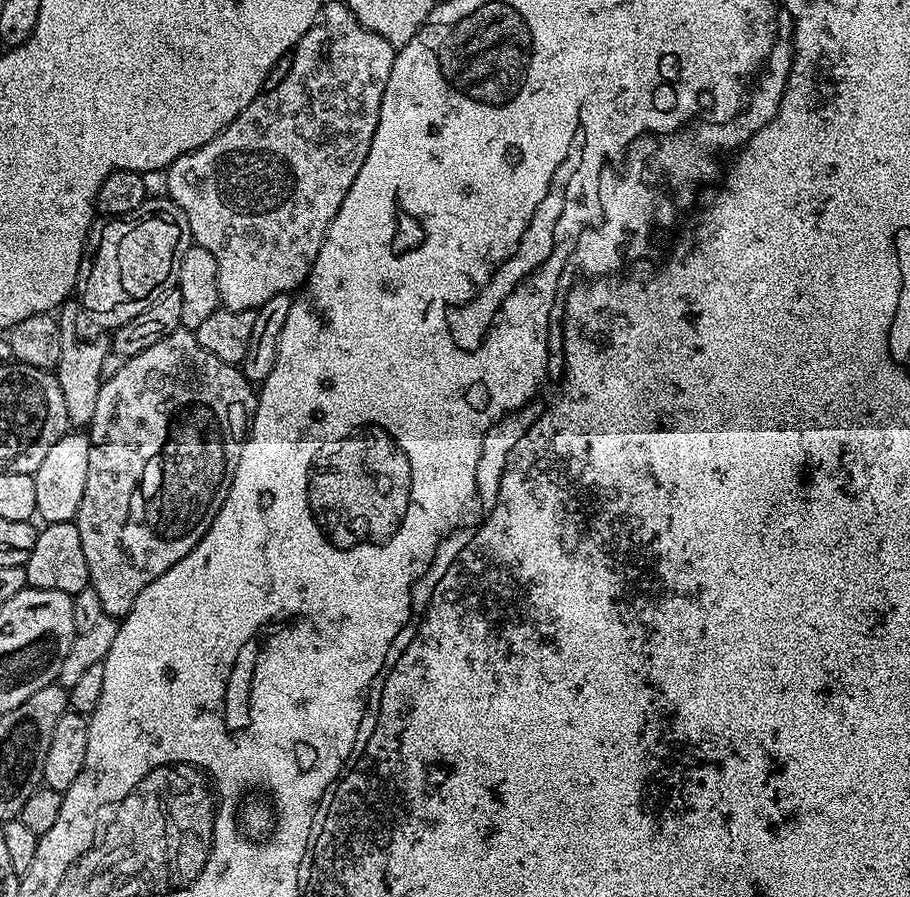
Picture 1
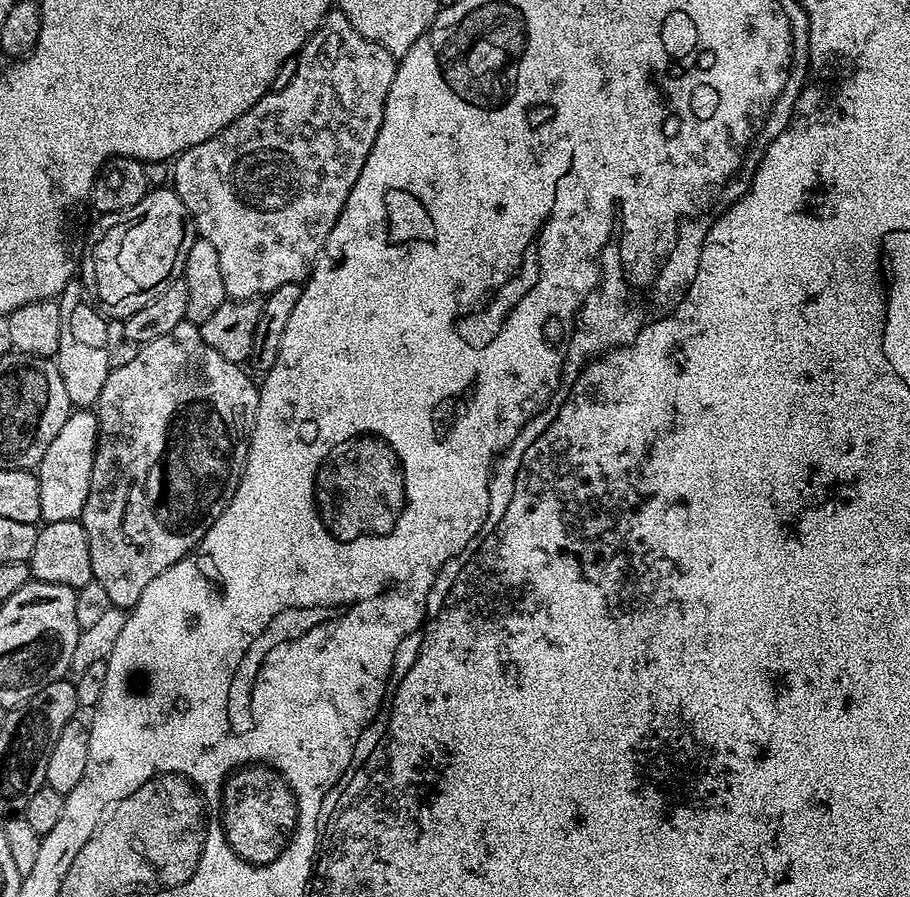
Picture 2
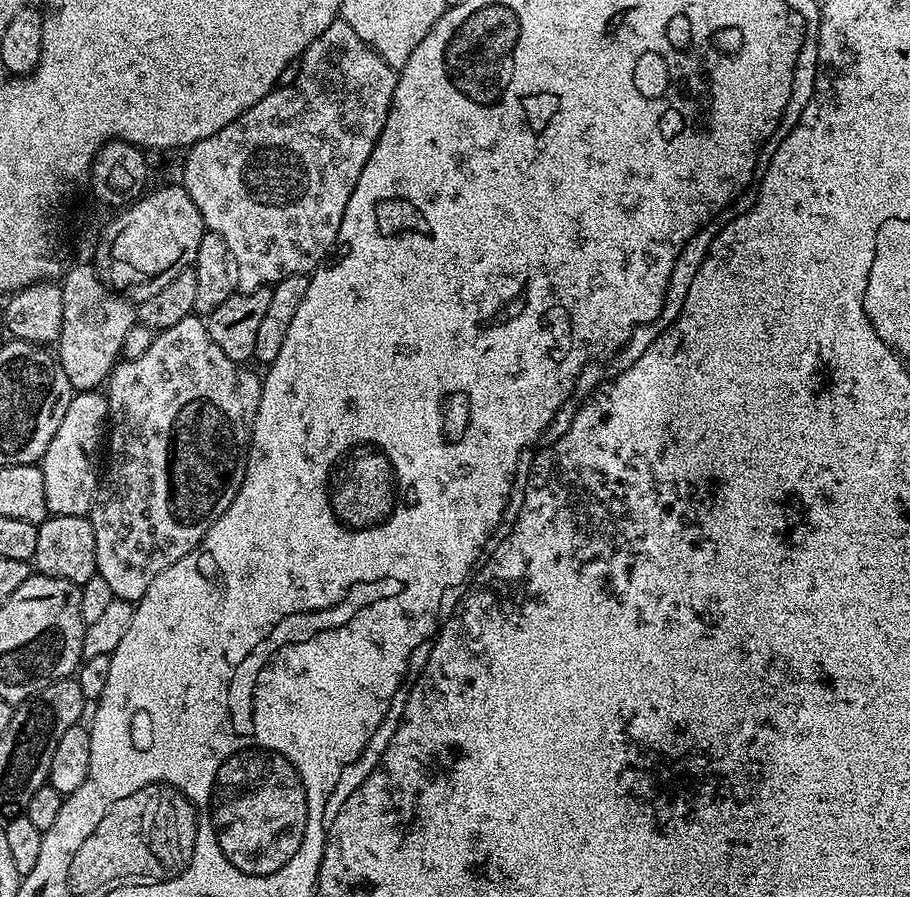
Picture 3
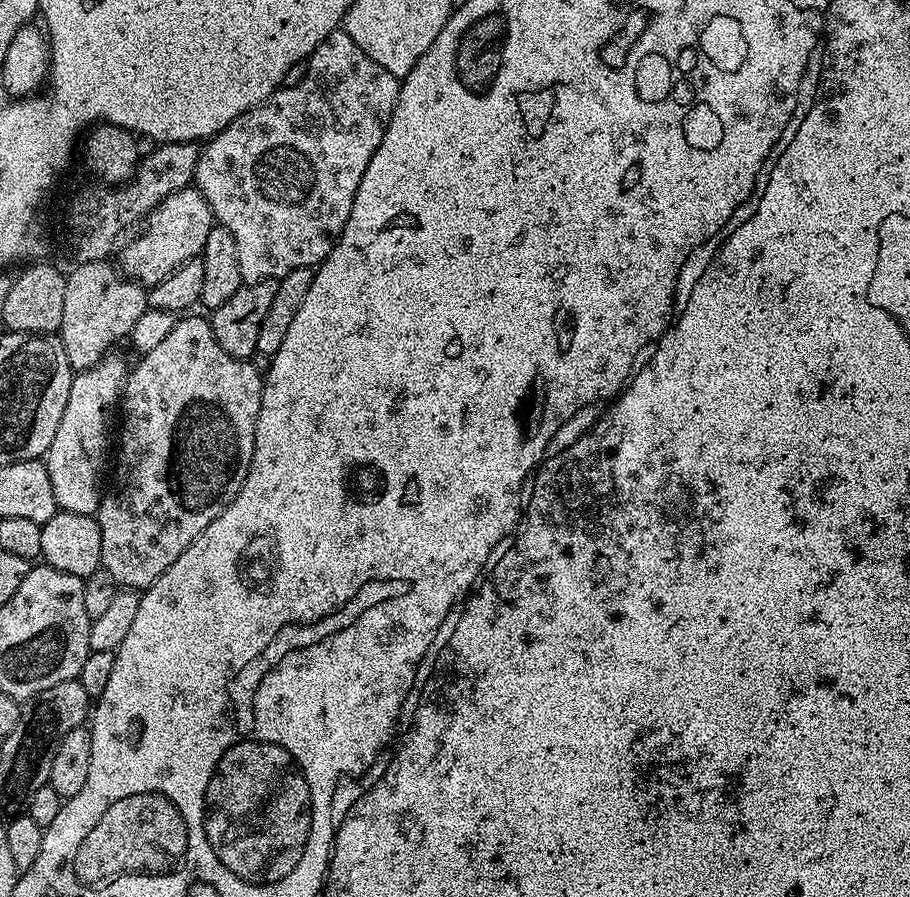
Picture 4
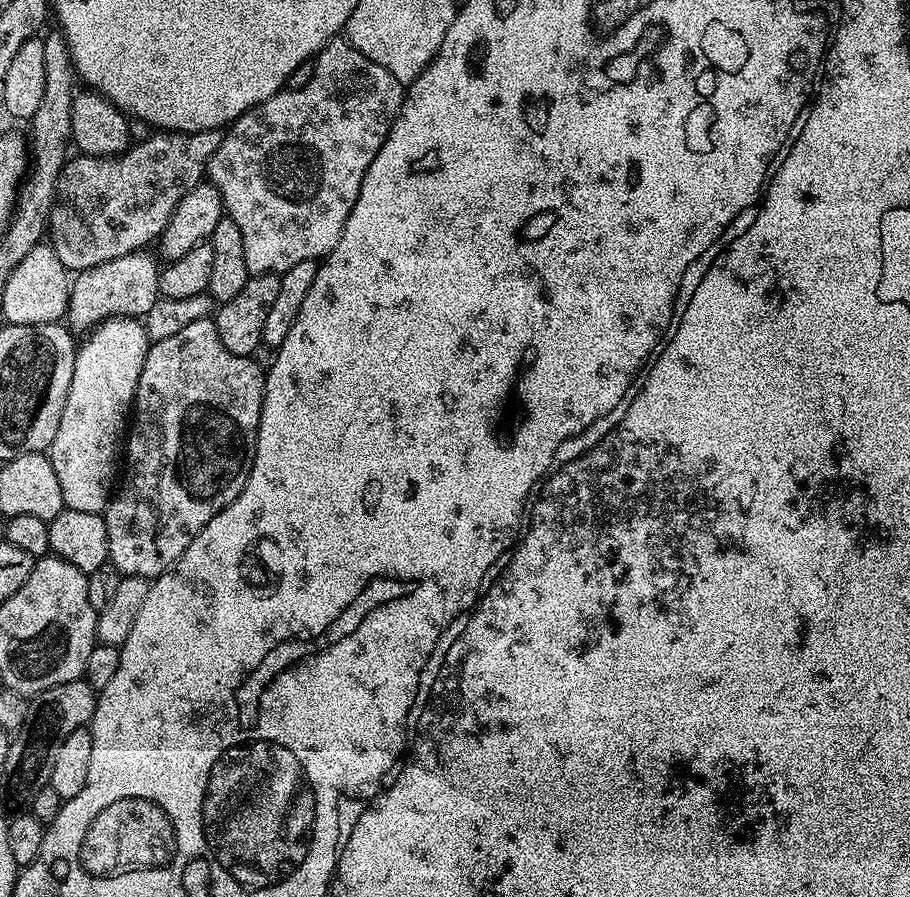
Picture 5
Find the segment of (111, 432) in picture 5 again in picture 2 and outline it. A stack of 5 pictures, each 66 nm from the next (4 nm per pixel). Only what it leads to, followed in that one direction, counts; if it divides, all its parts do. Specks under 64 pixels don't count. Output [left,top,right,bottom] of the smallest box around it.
[38,410,100,522]

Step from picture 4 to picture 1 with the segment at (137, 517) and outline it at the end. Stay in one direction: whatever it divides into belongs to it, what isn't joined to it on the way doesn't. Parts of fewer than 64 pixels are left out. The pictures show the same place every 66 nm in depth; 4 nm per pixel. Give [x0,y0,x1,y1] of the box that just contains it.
[74,326,257,618]

